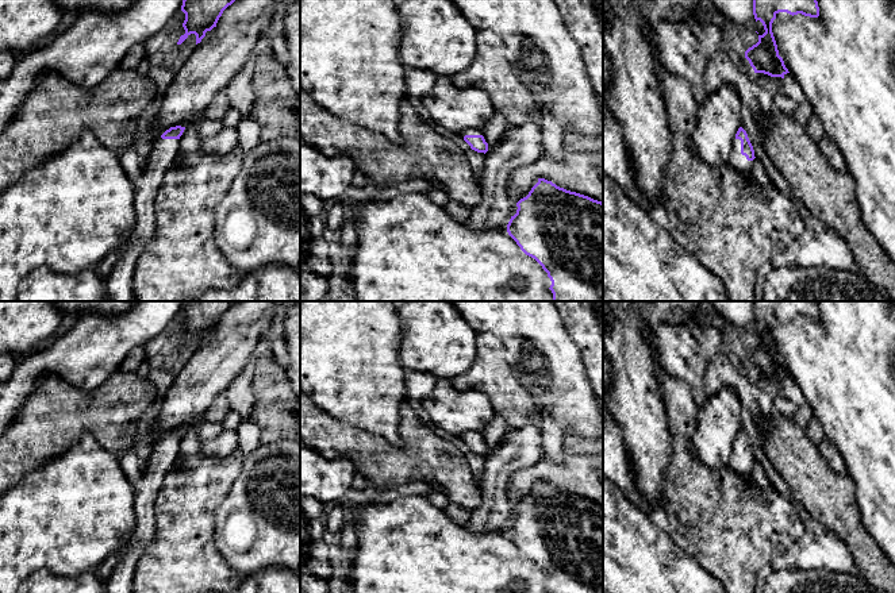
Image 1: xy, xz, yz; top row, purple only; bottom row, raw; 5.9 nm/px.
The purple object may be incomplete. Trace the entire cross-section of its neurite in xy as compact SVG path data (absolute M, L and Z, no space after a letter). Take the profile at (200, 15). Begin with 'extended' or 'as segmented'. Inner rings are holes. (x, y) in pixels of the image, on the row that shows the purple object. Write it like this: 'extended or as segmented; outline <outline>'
as segmented; outline M183 0L181 11L185 14L183 27L185 34L180 36L181 45L191 34L196 35L196 45L201 42L207 31L216 27L223 11L235 0Z

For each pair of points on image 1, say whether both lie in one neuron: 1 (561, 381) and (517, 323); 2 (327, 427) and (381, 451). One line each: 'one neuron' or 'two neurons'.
1: one neuron
2: one neuron

